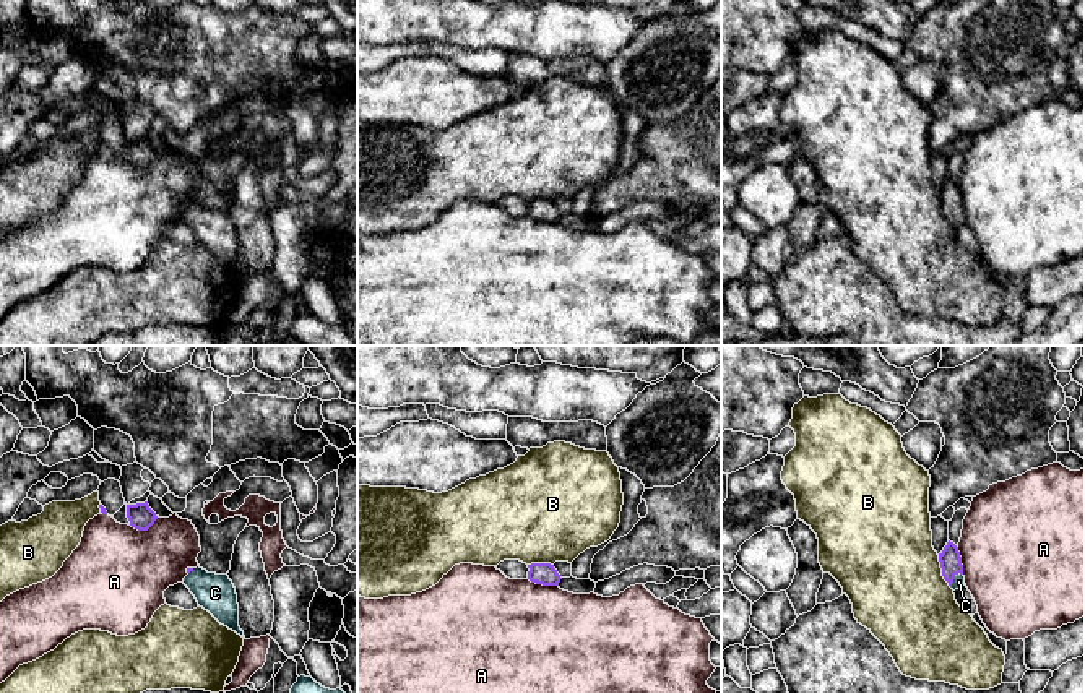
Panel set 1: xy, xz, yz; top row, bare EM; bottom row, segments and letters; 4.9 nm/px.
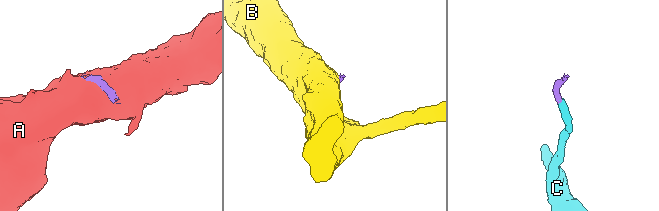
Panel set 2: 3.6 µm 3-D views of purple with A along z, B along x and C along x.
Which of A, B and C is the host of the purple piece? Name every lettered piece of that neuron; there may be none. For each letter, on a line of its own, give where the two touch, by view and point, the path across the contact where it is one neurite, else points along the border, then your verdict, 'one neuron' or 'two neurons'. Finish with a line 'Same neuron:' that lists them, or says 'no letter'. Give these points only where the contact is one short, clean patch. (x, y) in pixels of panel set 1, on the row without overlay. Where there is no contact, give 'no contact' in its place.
A: meets purple in xy at (145, 166); two neurons
B: meets purple in yz at (942, 208); two neurons
C: meets purple in yz at (954, 215); runs through yz (950, 198), (954, 215), (959, 218); one neuron
Same neuron: C

